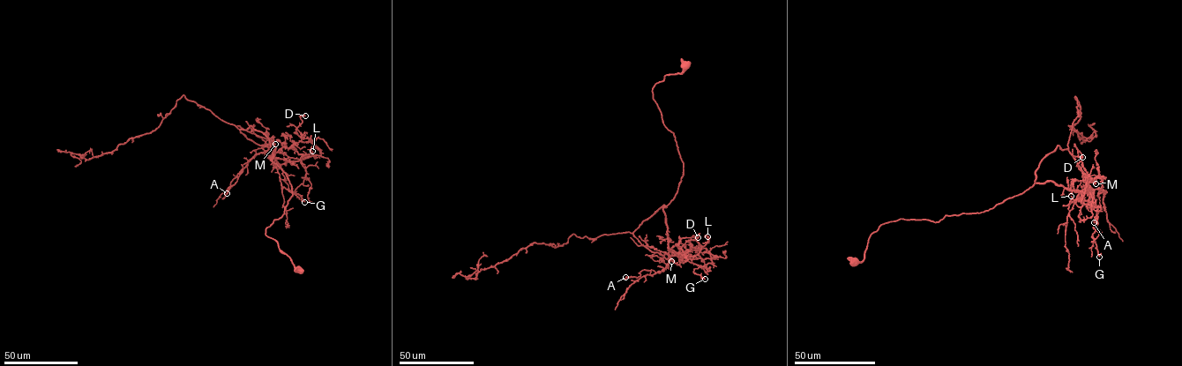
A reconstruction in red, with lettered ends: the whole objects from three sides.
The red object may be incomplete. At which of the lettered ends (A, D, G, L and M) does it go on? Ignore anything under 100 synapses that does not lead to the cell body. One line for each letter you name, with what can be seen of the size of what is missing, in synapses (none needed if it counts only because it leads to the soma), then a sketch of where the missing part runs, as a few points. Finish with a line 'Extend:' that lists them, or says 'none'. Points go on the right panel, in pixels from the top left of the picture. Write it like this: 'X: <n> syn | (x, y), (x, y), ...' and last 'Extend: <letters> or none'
M: 200 syn | (1095, 183), (1097, 190), (1090, 194), (1085, 208), (1087, 211), (1086, 208), (1084, 212)
Extend: M

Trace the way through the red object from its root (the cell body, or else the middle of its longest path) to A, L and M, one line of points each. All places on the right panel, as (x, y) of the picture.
A: (854, 263), (864, 259), (868, 239), (881, 225), (984, 212), (1047, 181), (1086, 192), (1102, 188), (1094, 222)
L: (854, 263), (885, 223), (984, 212), (1047, 181), (1090, 191), (1088, 200), (1071, 196)
M: (854, 263), (864, 259), (868, 239), (885, 223), (981, 212), (1024, 192), (1058, 145), (1095, 183)

